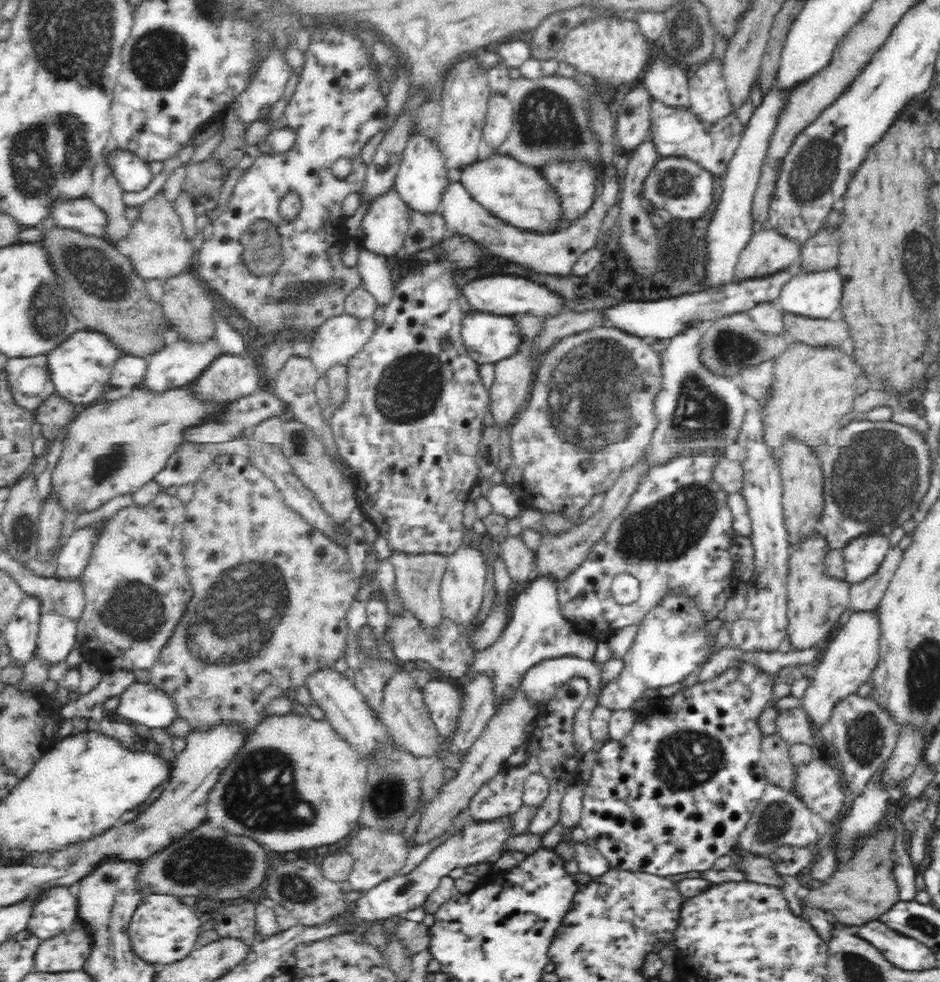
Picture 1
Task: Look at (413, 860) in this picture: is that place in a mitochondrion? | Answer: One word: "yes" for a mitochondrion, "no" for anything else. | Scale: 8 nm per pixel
no

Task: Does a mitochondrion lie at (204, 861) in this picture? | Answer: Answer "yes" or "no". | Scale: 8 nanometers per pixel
yes

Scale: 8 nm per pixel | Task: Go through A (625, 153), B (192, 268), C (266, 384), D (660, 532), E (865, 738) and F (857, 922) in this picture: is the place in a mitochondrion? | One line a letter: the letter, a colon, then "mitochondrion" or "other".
A: other
B: other
C: other
D: mitochondrion
E: mitochondrion
F: other

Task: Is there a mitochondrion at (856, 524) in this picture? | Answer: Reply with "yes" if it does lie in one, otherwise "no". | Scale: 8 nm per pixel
yes

